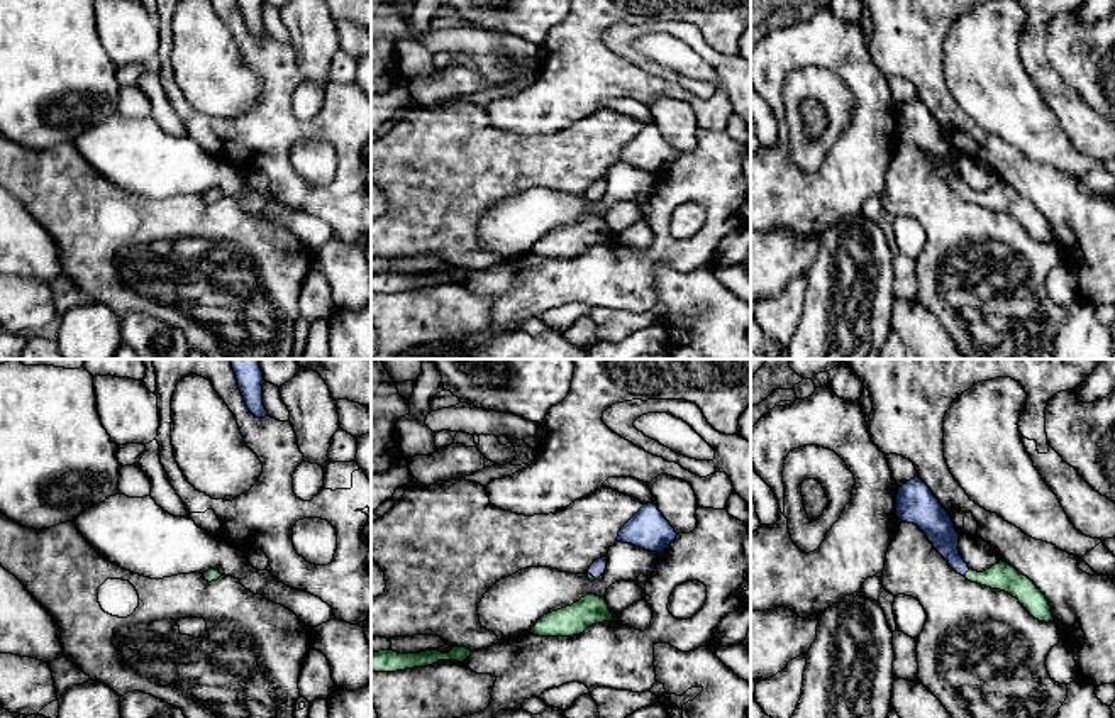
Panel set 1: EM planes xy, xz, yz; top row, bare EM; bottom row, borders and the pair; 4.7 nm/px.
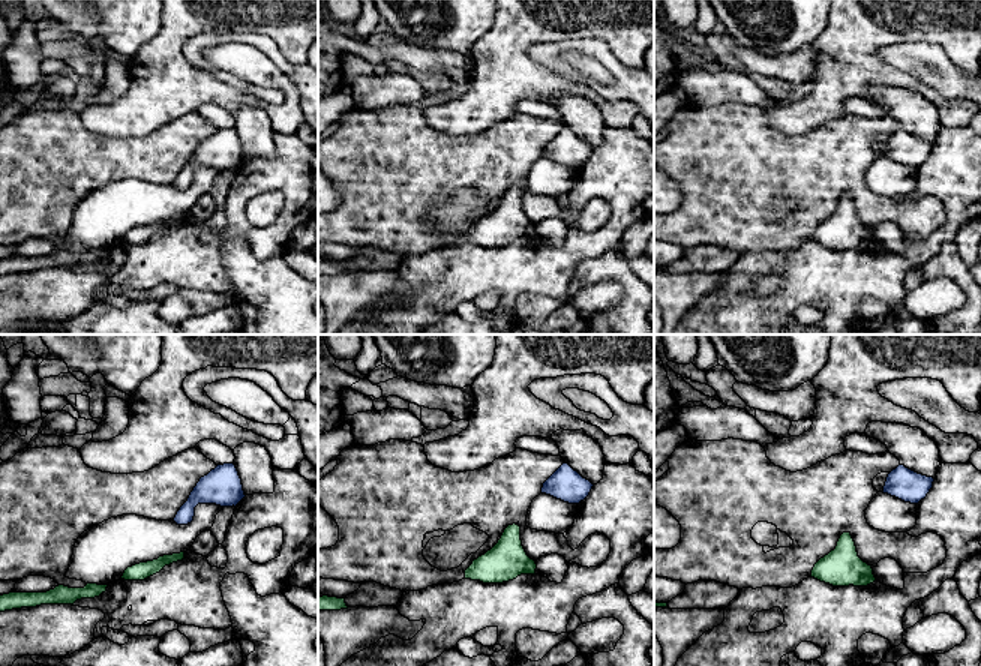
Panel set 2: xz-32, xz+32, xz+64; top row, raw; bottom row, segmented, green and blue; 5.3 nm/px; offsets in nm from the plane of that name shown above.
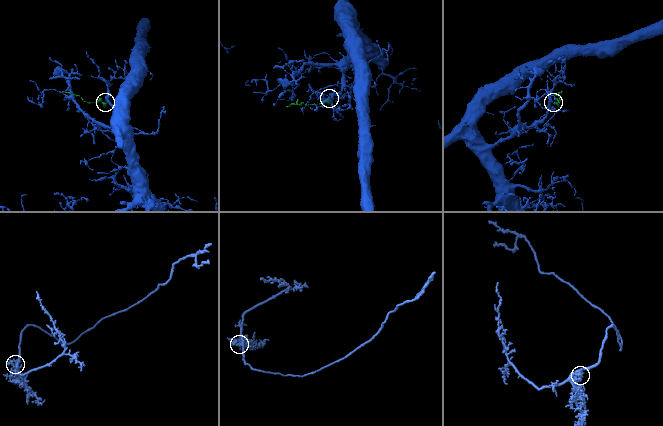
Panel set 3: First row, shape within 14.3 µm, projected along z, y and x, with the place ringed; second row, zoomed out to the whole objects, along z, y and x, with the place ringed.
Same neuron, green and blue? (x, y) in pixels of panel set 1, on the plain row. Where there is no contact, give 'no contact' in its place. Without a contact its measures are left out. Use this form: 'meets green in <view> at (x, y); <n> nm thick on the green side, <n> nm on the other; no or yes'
meets green in yz at (966, 193); 130 nm thick on the green side, 140 nm on the other; yes

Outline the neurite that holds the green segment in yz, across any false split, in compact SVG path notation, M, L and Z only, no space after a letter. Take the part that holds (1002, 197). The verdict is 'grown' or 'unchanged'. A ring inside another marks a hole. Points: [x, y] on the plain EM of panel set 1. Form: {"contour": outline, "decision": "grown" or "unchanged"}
{"contour": "M920 98L910 100L898 108L896 137L901 142L917 146L949 186L968 202L1005 212L1017 218L1035 240L1054 242L1049 222L1040 210L1010 185L1000 181L983 193L968 188L959 176L959 154L951 137Z", "decision": "grown"}

